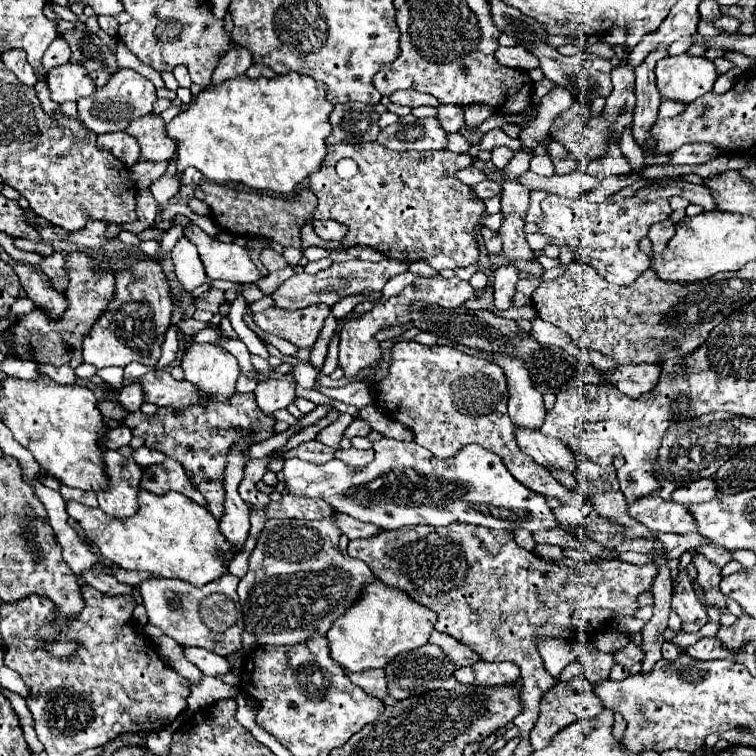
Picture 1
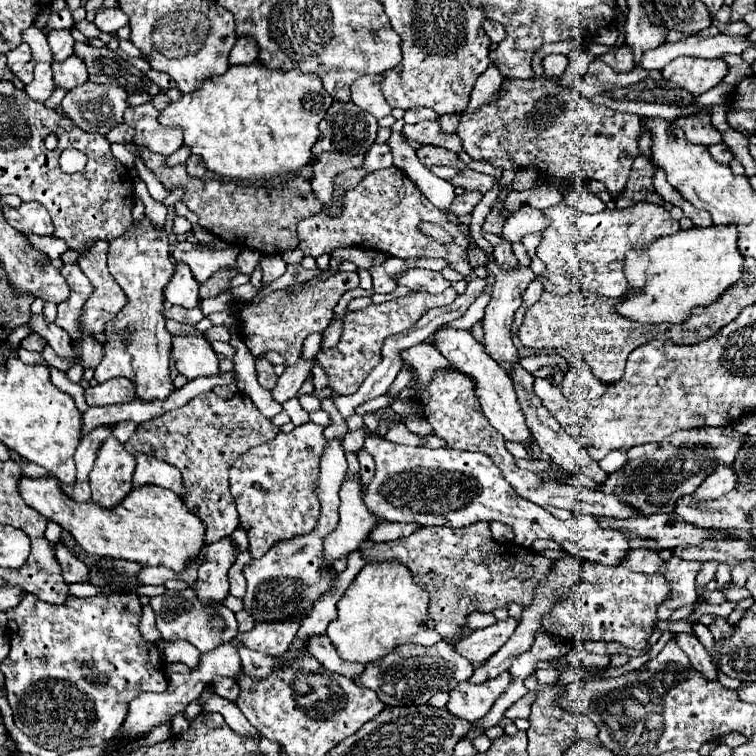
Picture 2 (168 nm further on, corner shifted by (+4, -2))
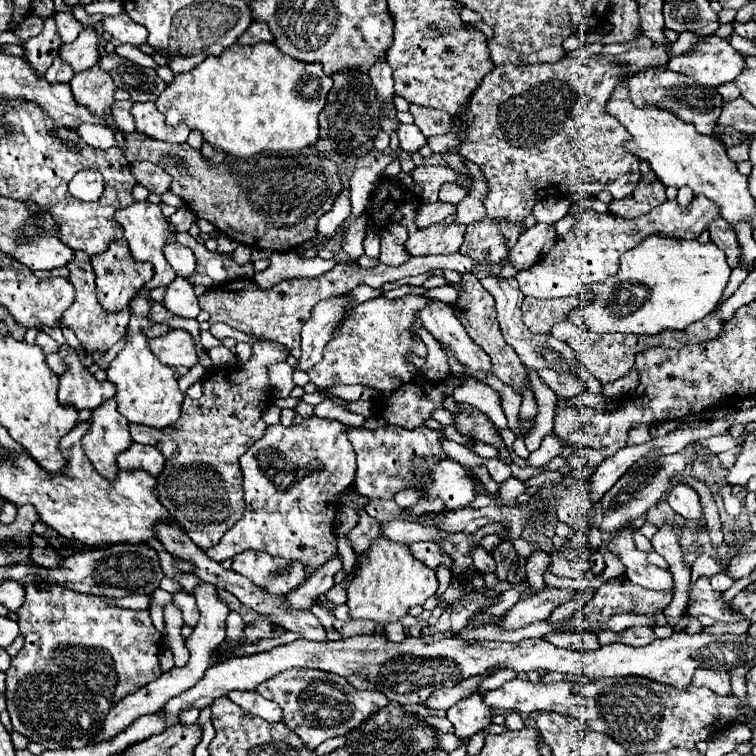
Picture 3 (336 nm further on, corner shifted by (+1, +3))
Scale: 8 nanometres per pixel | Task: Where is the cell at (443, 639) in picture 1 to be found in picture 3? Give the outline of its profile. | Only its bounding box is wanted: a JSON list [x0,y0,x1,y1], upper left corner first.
[502,588,578,630]

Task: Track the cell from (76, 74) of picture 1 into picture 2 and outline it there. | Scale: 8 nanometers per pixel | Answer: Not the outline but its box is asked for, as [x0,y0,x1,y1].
[53,55,87,91]

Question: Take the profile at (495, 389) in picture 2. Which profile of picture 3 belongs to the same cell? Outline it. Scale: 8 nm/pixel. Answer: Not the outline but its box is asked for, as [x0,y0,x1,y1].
[418,300,492,374]

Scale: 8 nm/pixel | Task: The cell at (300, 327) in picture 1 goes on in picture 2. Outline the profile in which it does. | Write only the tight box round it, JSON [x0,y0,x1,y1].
[239,273,359,367]

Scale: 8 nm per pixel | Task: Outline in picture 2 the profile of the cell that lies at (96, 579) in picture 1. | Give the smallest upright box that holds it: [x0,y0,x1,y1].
[55,545,89,583]

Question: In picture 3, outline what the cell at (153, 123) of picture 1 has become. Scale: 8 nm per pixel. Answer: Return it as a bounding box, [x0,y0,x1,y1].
[132,102,190,142]

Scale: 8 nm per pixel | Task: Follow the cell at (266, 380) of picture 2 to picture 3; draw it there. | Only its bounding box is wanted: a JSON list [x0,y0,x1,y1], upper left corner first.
[130,342,286,550]

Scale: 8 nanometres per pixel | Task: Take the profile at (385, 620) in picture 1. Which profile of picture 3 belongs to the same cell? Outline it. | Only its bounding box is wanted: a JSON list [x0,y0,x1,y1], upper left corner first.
[348,536,438,624]

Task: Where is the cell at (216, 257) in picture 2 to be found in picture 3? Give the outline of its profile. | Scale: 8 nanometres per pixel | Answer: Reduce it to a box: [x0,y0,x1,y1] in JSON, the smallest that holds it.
[162,242,196,278]

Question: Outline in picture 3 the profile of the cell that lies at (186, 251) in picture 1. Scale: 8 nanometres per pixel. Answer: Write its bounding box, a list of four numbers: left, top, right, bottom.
[164,278,198,316]

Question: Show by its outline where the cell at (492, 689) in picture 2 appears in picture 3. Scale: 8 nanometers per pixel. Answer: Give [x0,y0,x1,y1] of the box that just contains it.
[448,694,492,740]

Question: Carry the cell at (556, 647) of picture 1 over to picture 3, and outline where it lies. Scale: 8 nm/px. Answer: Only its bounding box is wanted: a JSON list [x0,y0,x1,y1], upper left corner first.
[492,540,516,580]

